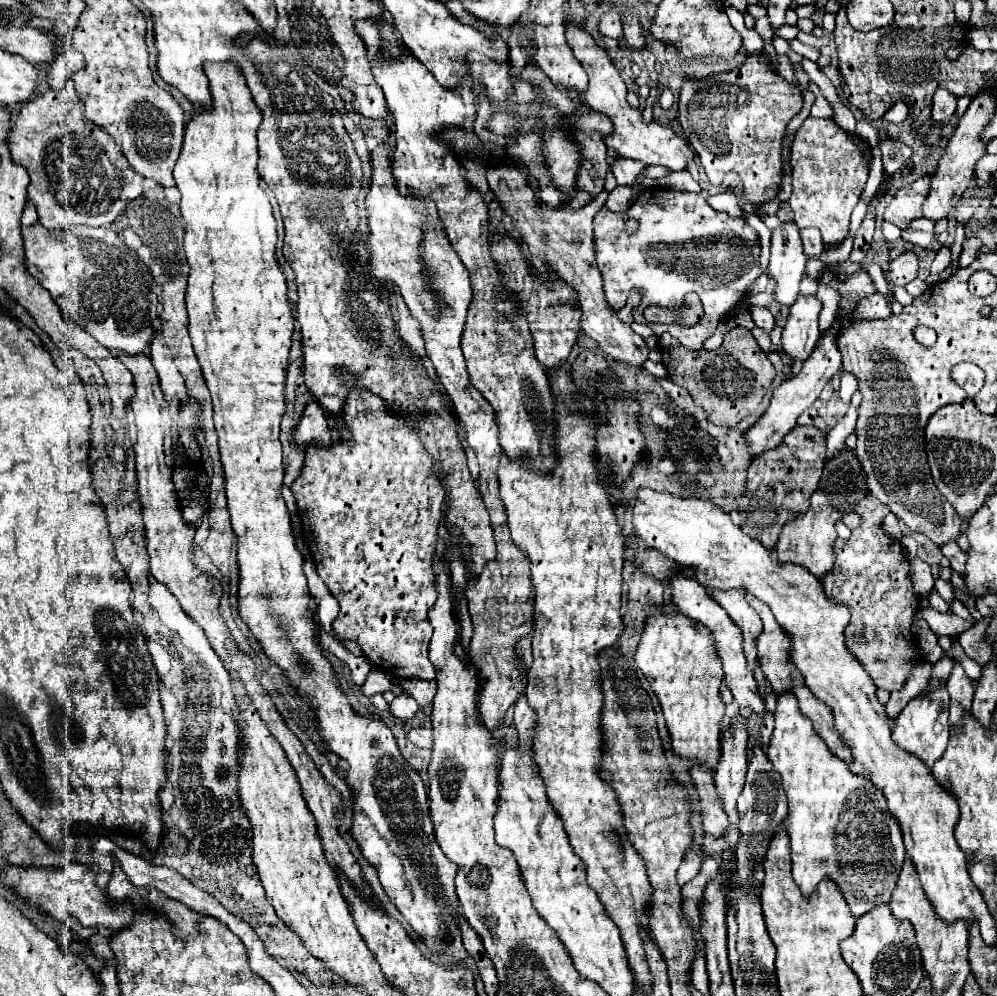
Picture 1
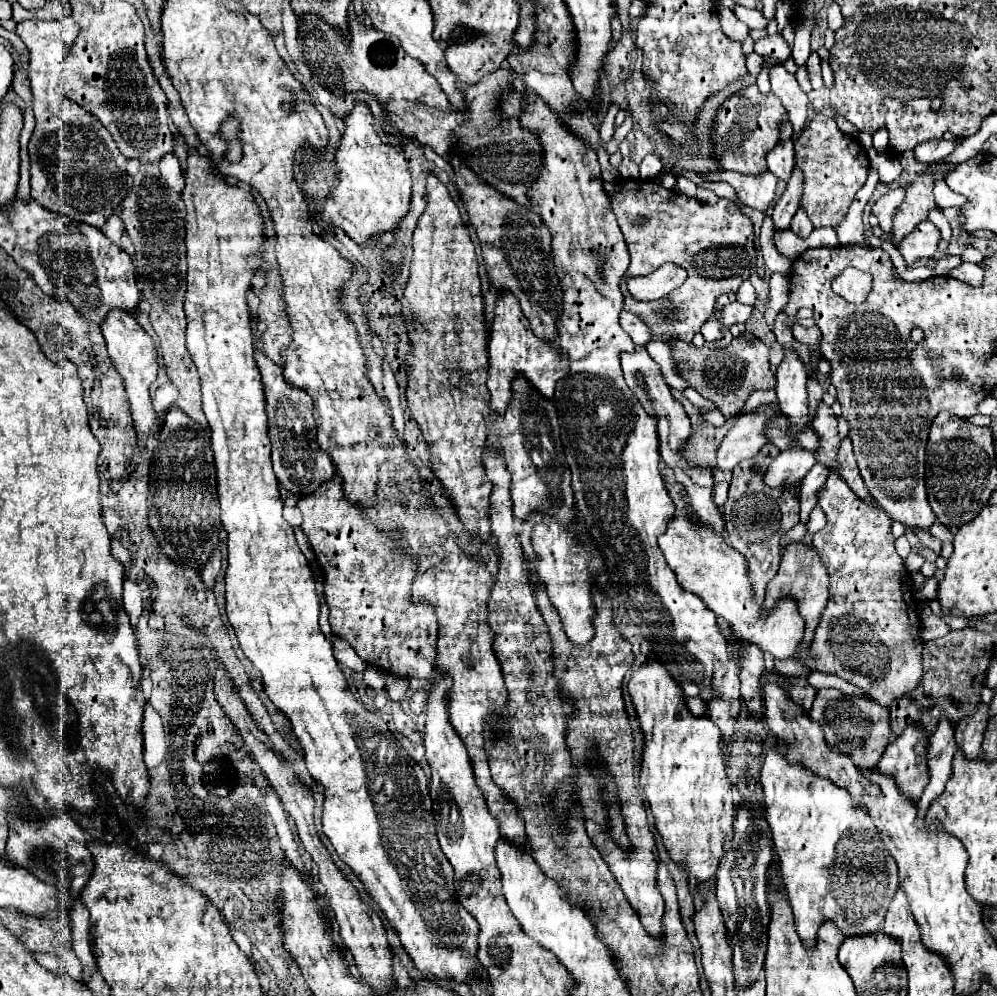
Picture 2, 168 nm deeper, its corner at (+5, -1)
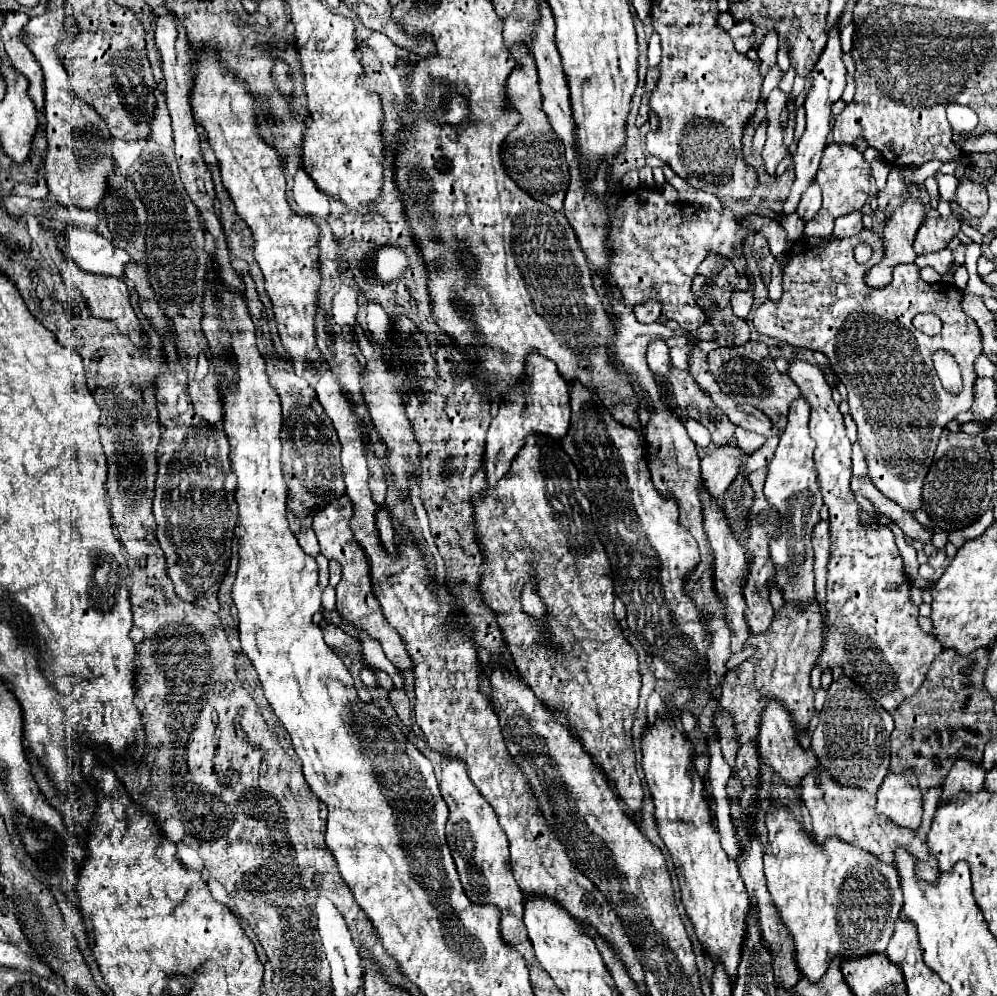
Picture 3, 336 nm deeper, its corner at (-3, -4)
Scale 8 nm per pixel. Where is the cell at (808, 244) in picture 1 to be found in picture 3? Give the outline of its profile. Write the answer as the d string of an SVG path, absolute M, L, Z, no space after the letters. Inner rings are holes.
M815 181L811 183L811 189L807 189L807 193L803 193L803 203L799 203L799 217L803 221L811 221L817 211L821 207L821 197L819 197L819 185L815 185Z

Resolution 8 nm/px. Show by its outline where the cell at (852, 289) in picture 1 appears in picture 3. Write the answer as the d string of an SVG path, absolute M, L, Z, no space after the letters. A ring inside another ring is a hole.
M863 229L859 235L847 237L847 239L835 239L835 237L825 237L825 239L819 239L819 237L803 237L797 245L793 245L793 249L791 249L791 259L789 259L787 267L783 269L783 297L781 297L781 301L775 303L775 301L769 301L769 299L767 299L767 301L753 313L753 325L755 325L755 329L757 329L759 333L765 333L765 335L769 335L769 337L787 341L787 343L791 343L791 345L795 345L795 347L807 347L807 349L811 349L811 351L821 351L823 355L827 355L829 365L831 365L831 369L835 371L837 379L847 387L849 415L851 415L853 421L857 423L857 441L859 441L859 445L861 445L861 451L865 453L865 461L867 461L867 469L869 469L869 477L871 477L873 485L875 485L887 499L891 499L893 503L901 505L905 511L915 513L915 511L923 509L923 495L921 495L921 493L923 493L923 479L925 479L925 475L927 475L927 471L929 471L929 465L931 465L931 461L933 461L933 453L935 453L935 447L937 447L937 441L939 441L939 435L941 435L943 427L947 427L947 423L953 421L959 413L969 411L971 405L973 405L973 385L975 385L975 379L977 379L973 365L975 365L975 359L981 355L981 329L979 329L979 325L961 309L963 293L961 293L955 285L951 285L951 283L925 283L925 281L919 277L919 267L917 267L915 263L897 265L893 271L893 279L887 287L881 287L881 289L869 287L869 285L865 283L865 273L867 273L873 265L877 265L881 259L883 259L883 241L881 241L879 235L875 235L873 231L867 231L867 229ZM861 241L865 241L865 243L873 249L873 255L871 255L871 259L869 259L867 263L857 263L857 261L855 261L855 255L853 255L855 247L857 247ZM927 311L929 311L929 313L935 313L935 315L943 321L943 331L941 331L939 335L935 335L935 337L929 337L929 335L925 335L925 333L921 333L921 331L917 331L917 329L913 327L913 317L915 317L917 313L927 313ZM937 349L945 349L945 351L949 351L951 355L955 355L955 361L961 365L961 369L965 369L965 383L963 383L963 391L961 391L961 393L947 393L947 391L943 389L943 385L941 385L941 381L939 381L939 377L937 377L937 373L935 373L935 369L933 369L933 361L931 361L931 355L933 355Z

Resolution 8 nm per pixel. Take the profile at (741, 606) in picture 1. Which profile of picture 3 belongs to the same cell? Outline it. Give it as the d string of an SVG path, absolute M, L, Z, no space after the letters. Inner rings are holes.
M767 701L767 707L763 709L763 719L761 719L761 727L759 727L759 753L761 759L779 773L779 777L791 785L791 787L799 787L799 781L807 775L807 773L817 773L819 769L819 761L815 757L815 753L811 749L803 749L799 739L797 739L797 729L795 723L789 715L789 711L779 703L779 701Z

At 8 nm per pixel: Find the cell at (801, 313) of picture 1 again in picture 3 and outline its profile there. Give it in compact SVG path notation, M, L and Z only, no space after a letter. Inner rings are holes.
M805 397L795 399L789 407L789 421L787 427L783 431L783 435L779 437L779 445L777 451L769 463L769 471L767 471L767 479L765 479L765 497L767 501L779 511L781 515L781 525L783 525L783 535L777 541L771 541L769 553L771 559L775 563L775 577L773 583L777 587L783 589L783 597L791 599L791 601L811 601L815 597L815 589L813 589L813 549L811 549L811 531L815 527L815 523L819 521L819 509L823 505L823 499L819 497L819 485L815 481L815 465L813 465L813 451L815 451L815 441L811 441L809 437L809 429L807 429L807 421L811 415L811 407L807 403Z

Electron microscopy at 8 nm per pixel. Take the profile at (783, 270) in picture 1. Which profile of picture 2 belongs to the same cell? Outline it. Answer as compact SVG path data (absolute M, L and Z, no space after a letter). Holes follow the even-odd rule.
M799 166L793 168L791 178L787 180L787 188L785 192L777 198L775 206L773 206L773 220L775 220L775 228L777 230L787 230L791 224L793 214L799 208L799 198L803 196L803 174L799 174Z

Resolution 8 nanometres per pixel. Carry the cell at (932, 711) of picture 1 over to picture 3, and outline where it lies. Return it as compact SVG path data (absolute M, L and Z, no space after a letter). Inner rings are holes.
M915 769L887 773L877 791L877 809L899 827L917 829L923 815L923 797Z

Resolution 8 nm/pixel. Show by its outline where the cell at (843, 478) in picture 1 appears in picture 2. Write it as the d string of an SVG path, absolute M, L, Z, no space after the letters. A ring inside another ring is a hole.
M801 542L799 544L789 544L783 550L783 558L781 558L781 566L779 566L777 576L767 586L767 596L765 596L765 602L763 602L765 612L771 612L783 596L795 598L797 604L799 604L799 614L805 620L803 646L809 646L813 642L813 634L815 634L815 628L819 624L821 612L827 606L827 596L829 596L827 584L829 584L829 574L823 568L823 564L817 556L817 550L815 548L805 548Z

